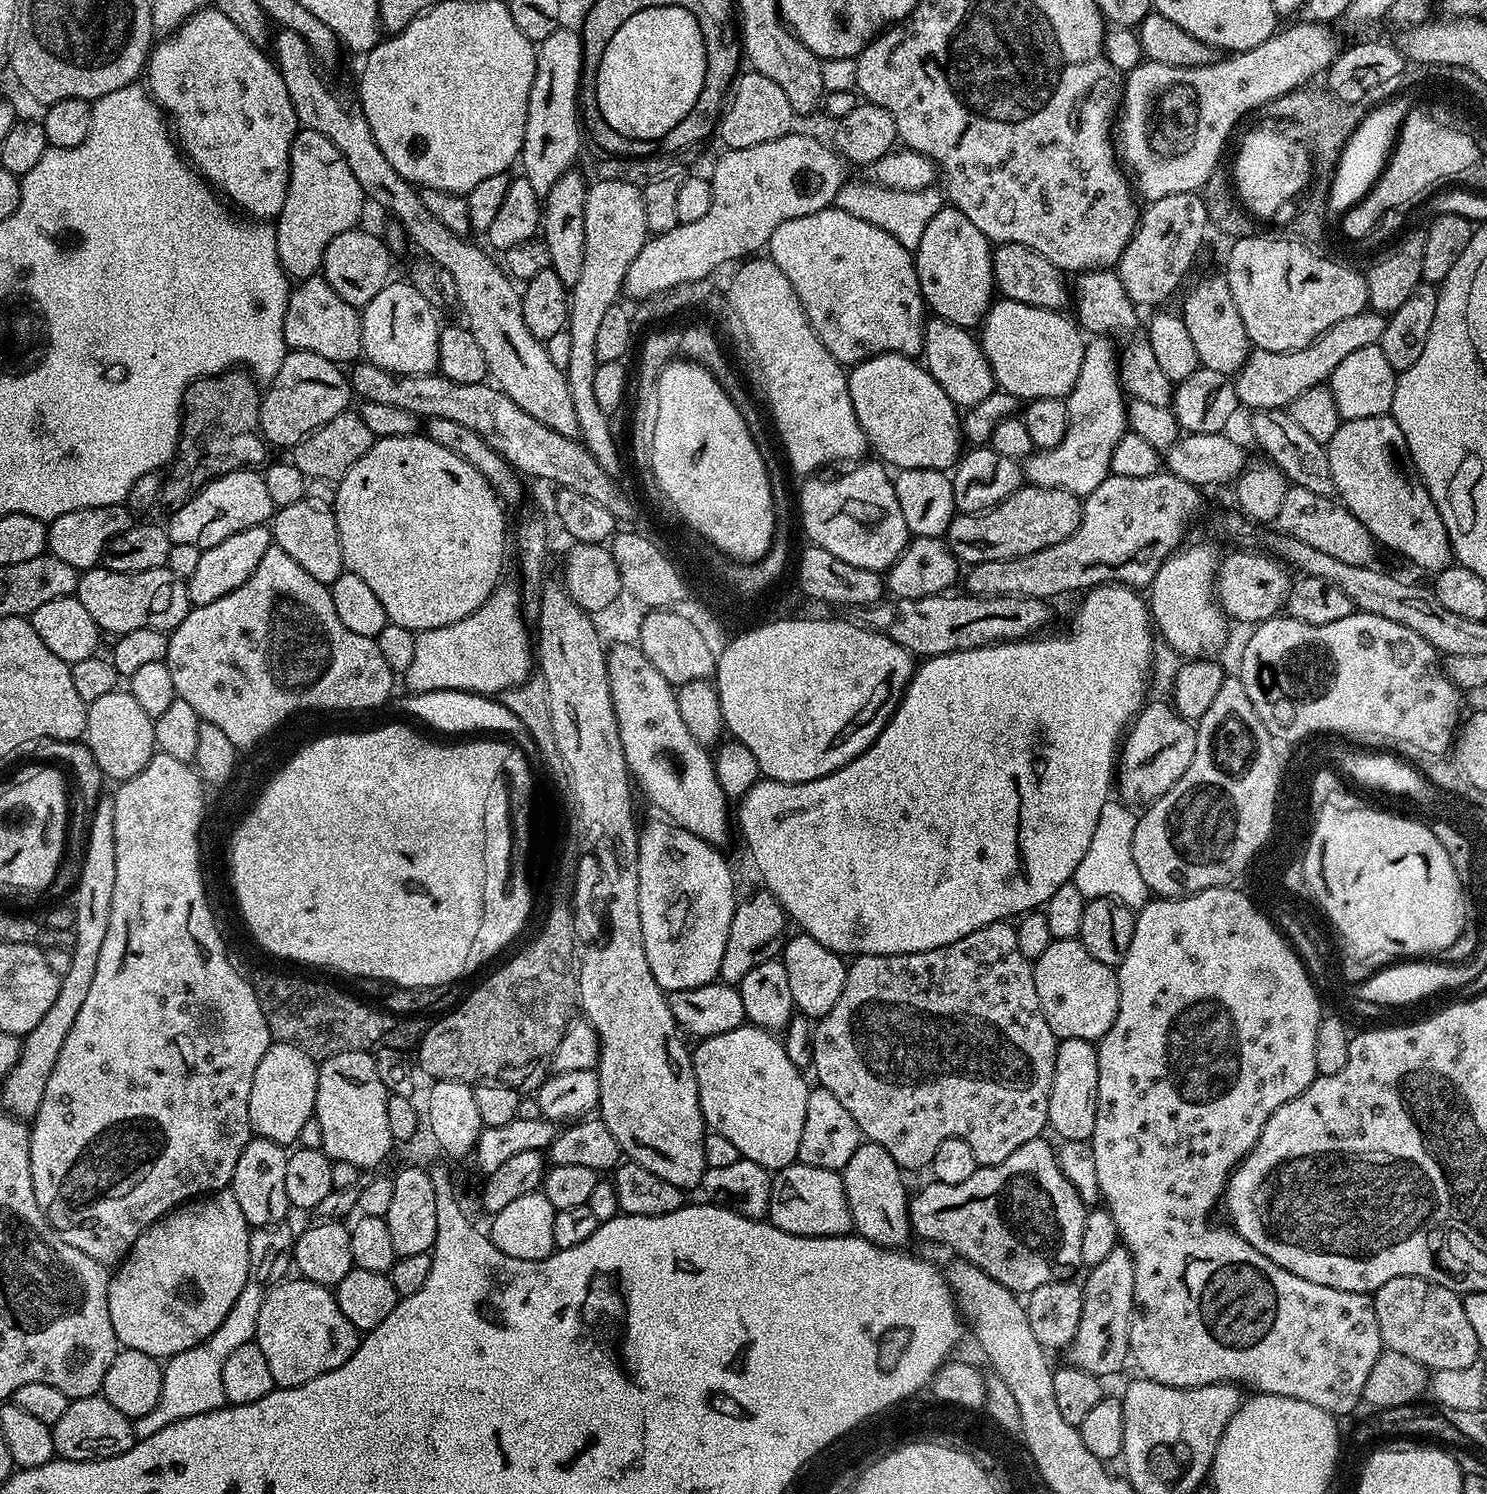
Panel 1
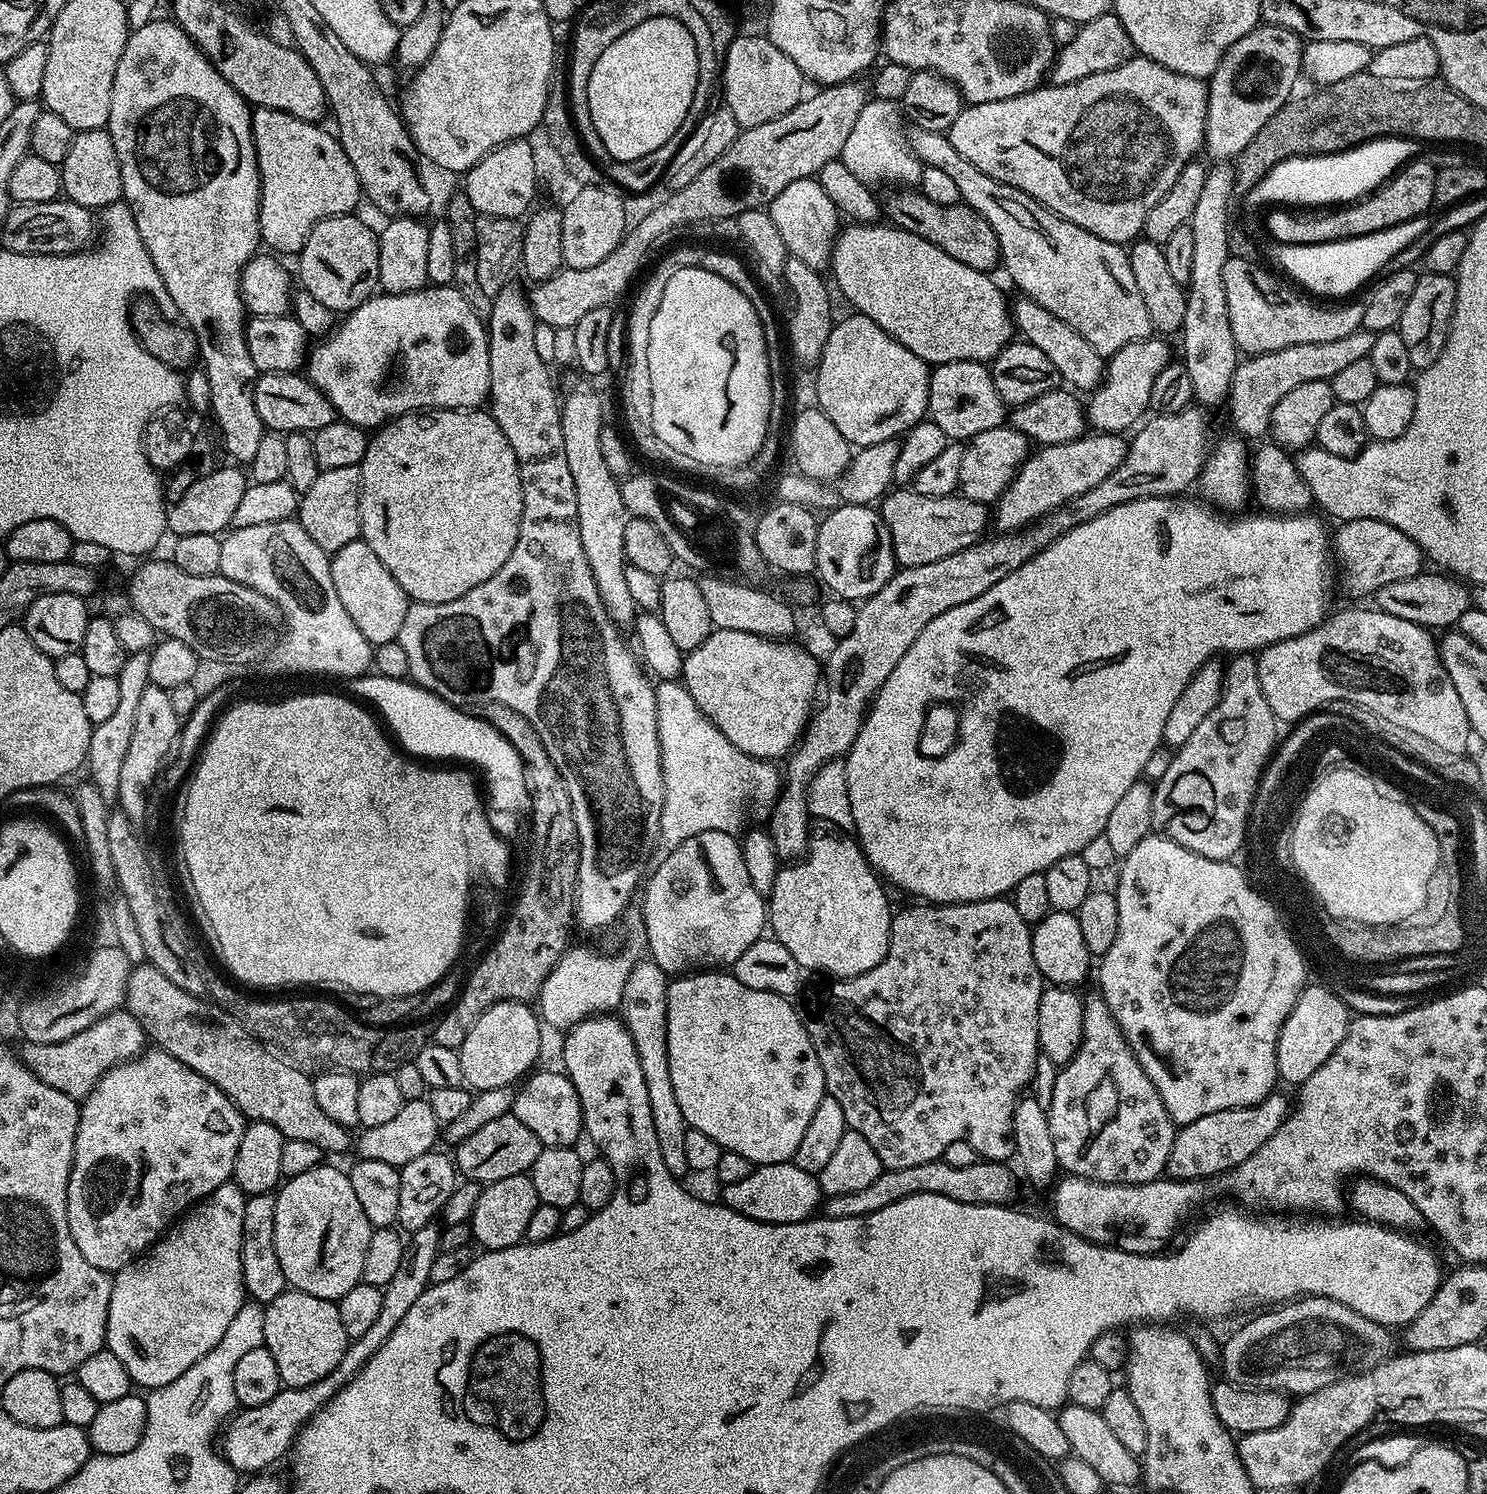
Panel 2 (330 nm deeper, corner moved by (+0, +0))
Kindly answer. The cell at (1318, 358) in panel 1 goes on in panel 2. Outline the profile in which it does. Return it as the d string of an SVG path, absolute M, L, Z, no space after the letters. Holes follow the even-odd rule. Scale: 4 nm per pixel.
M1156 339L1130 342L1130 346L1122 346L1122 350L1107 357L1104 378L1091 389L1089 396L1092 397L1086 400L1086 420L1091 427L1093 424L1096 432L1127 433L1127 428L1131 429L1145 415L1143 412L1144 408L1146 412L1150 386L1154 386L1154 378L1158 378L1158 374L1162 374L1164 367L1174 360L1167 342L1164 341L1167 339Z

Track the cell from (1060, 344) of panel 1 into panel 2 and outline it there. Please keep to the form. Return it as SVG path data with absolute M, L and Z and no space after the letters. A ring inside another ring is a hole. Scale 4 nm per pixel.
M852 222L849 223L848 226L849 228L846 229L845 232L843 229L843 231L837 235L836 244L832 247L832 259L830 261L830 273L832 272L833 278L836 279L836 284L840 287L841 294L856 307L853 309L855 309L859 315L870 318L878 327L890 333L895 340L902 342L902 346L906 346L906 350L918 354L918 358L922 358L925 364L935 366L937 364L945 364L946 362L954 362L955 360L991 362L1013 339L1014 325L1009 301L1004 301L1003 290L991 280L993 277L989 275L989 273L974 270L970 266L958 262L958 258L950 258L950 254L946 254L946 250L938 250L938 246L926 242L926 238L918 238L918 234L910 234L906 229L898 228L891 222Z

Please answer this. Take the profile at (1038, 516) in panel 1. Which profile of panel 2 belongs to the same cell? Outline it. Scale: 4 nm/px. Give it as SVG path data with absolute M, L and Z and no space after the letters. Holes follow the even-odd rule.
M908 486L893 487L879 501L878 511L890 532L890 542L896 555L896 563L900 568L922 566L926 562L938 562L938 558L946 558L950 554L961 552L963 548L969 548L971 544L981 539L985 535L984 527L987 524L989 527L990 524L989 505L968 500L959 494L943 496L942 498L920 496Z

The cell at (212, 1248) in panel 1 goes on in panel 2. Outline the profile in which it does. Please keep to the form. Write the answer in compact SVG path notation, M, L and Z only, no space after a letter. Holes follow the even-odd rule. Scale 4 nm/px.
M229 1182L218 1186L218 1190L214 1190L209 1196L204 1197L203 1200L183 1213L167 1229L166 1234L161 1235L157 1239L156 1243L148 1249L146 1254L137 1256L125 1268L115 1273L112 1281L112 1293L110 1294L106 1348L107 1351L114 1353L119 1358L122 1366L126 1366L126 1374L130 1374L133 1385L140 1387L141 1384L144 1390L155 1390L166 1386L170 1382L174 1382L174 1378L180 1377L181 1374L186 1374L186 1370L190 1370L190 1366L194 1366L194 1362L198 1362L198 1358L210 1354L210 1350L214 1350L214 1346L218 1346L218 1341L222 1338L222 1334L226 1334L234 1314L238 1314L238 1310L246 1302L244 1279L242 1278L242 1214L245 1210L246 1197L237 1184Z

